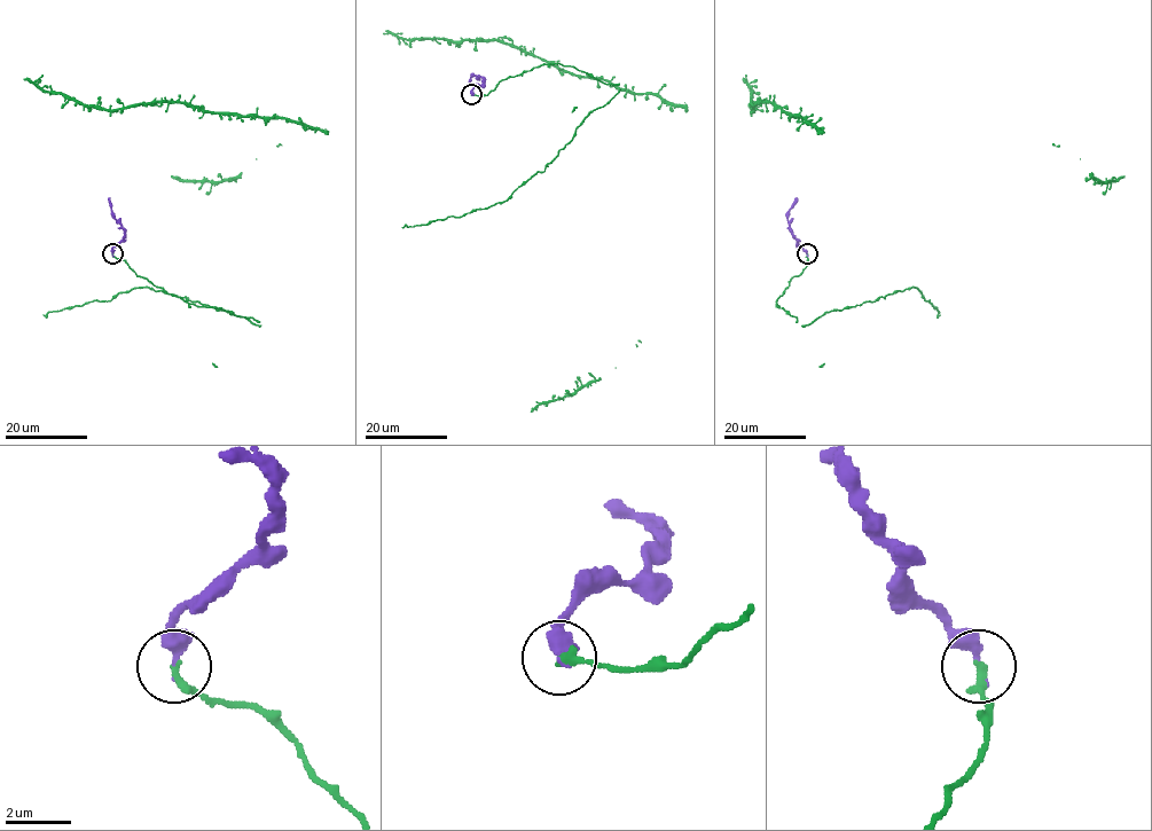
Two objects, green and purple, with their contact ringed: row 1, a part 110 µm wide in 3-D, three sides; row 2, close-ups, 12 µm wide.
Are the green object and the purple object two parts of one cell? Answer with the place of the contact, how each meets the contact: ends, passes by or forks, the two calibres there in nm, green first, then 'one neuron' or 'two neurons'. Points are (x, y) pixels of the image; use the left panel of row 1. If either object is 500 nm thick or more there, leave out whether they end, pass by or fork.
at (112, 253); green ends there; purple ends there; 280 nm thick on the green side, 360 nm on the other; one neuron

